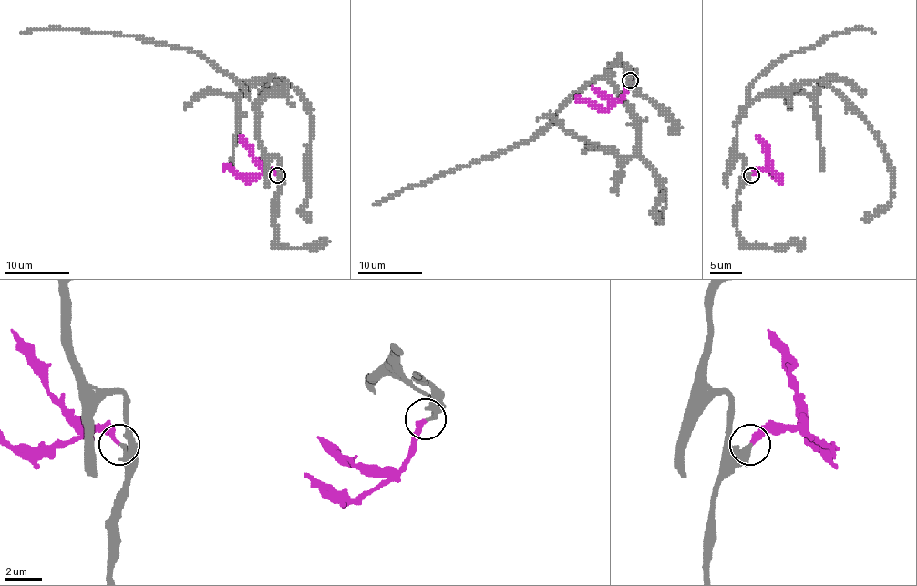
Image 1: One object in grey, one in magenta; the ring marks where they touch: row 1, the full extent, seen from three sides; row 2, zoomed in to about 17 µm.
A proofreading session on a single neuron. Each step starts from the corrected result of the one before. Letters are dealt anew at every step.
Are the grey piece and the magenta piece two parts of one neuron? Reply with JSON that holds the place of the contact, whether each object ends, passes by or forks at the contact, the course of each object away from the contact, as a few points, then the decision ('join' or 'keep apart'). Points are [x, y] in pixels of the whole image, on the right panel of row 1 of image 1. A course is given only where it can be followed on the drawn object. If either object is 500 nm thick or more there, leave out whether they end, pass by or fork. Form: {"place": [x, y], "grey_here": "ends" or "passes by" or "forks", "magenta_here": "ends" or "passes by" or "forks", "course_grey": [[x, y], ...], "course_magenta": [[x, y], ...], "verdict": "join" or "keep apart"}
{"place": [751, 175], "grey_here": "ends", "magenta_here": "ends", "course_grey": [[750, 175], [744, 175], [744, 160], [736, 149], [747, 89], [781, 57], [826, 36], [857, 28], [876, 34]], "course_magenta": [[750, 175], [771, 169], [779, 176], [769, 169], [768, 163]], "verdict": "join"}

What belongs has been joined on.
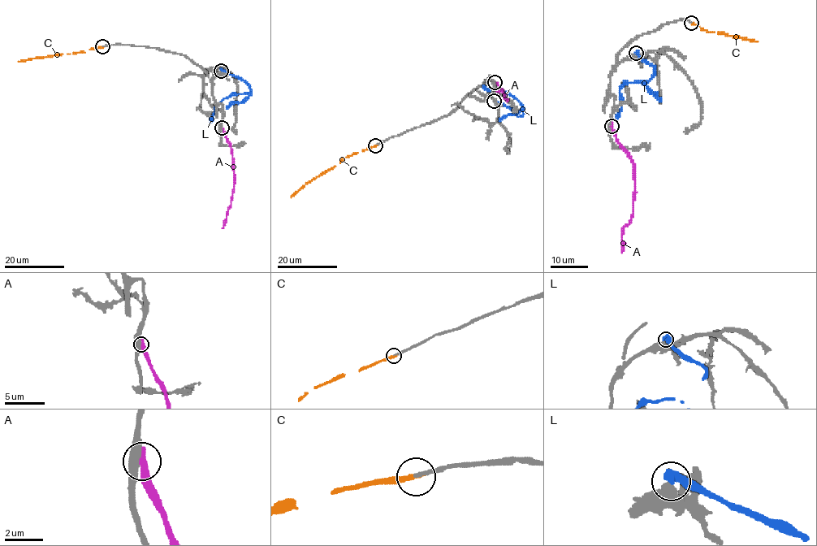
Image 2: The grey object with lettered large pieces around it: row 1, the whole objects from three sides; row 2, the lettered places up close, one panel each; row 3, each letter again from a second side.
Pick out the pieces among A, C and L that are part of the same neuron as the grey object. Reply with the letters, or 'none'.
C

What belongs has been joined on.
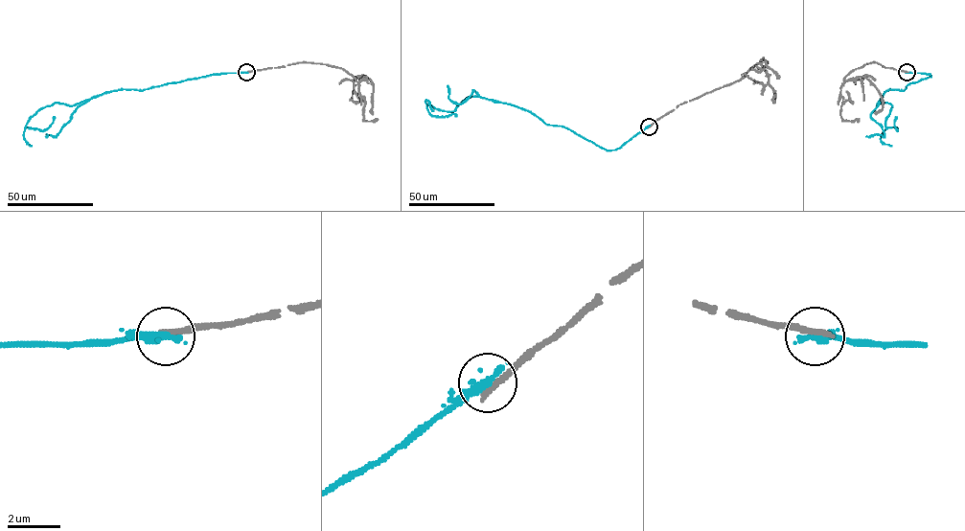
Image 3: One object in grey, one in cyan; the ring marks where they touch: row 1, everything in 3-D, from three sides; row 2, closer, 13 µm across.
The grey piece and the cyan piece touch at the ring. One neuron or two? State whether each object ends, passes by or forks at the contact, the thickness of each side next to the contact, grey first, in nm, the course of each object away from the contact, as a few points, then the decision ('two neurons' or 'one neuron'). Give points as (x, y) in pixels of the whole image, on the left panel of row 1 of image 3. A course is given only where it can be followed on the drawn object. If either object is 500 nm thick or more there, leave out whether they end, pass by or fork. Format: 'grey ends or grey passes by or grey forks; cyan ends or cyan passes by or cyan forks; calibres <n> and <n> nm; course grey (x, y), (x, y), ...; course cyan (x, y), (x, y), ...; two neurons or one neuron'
grey ends; cyan ends; calibres 280 and 380 nm; course grey (246, 72), (305, 62), (339, 67), (357, 82), (366, 77), (370, 80), (373, 113); course cyan (246, 72), (143, 90), (119, 89), (74, 105), (54, 103), (40, 108), (25, 126), (45, 130), (55, 116); two neurons

